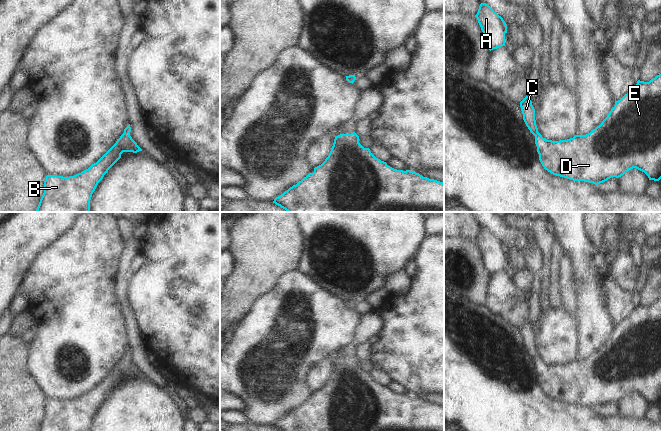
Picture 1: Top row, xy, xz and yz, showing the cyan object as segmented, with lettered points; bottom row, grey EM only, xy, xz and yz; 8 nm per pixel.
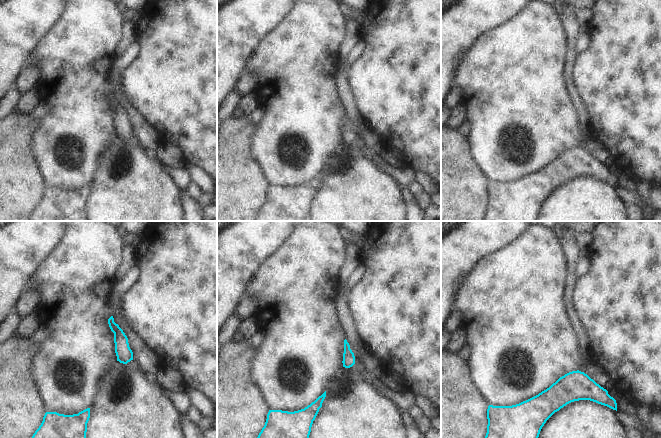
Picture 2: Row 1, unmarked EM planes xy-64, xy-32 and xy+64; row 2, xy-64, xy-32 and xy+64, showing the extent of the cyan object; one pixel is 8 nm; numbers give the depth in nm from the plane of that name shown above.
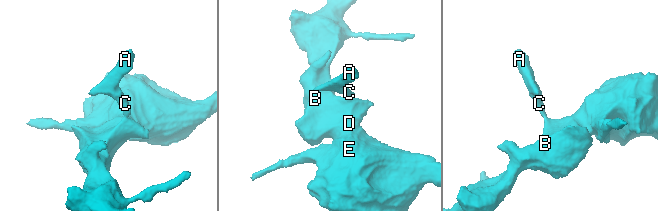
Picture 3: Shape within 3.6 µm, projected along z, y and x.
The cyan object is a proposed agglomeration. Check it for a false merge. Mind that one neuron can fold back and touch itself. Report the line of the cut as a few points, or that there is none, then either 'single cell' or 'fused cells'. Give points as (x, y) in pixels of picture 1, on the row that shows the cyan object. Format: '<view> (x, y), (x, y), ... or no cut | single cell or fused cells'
no cut | single cell

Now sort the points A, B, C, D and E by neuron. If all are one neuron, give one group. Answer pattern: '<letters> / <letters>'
A B C D E

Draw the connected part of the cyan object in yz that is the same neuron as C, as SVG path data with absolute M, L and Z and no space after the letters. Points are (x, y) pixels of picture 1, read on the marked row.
M661 74L649 82L637 81L637 84L620 100L615 101L602 123L586 135L575 135L573 138L560 141L547 140L538 132L535 120L535 109L529 96L520 102L523 120L535 136L539 160L545 170L553 175L573 181L584 181L598 185L610 179L619 178L629 170L636 168L644 172L649 180L661 179Z

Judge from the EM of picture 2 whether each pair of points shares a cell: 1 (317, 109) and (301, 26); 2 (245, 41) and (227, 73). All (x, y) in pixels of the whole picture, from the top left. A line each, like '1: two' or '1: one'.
1: one
2: one

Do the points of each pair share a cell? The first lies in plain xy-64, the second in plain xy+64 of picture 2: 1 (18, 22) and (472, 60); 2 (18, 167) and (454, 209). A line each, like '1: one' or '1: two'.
1: two
2: one

